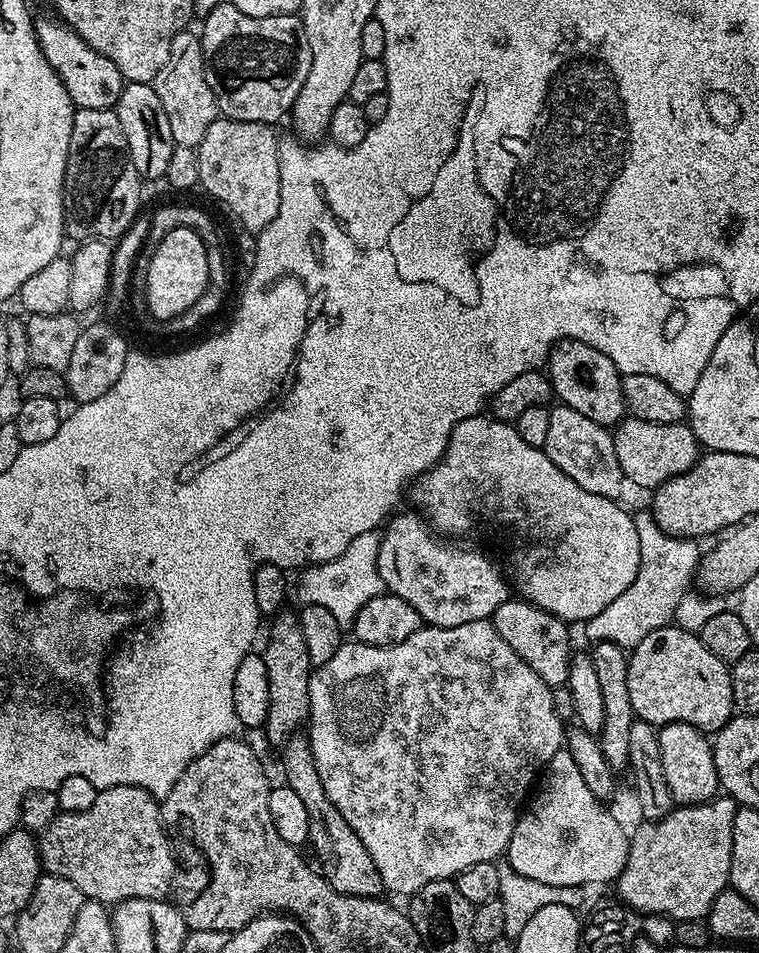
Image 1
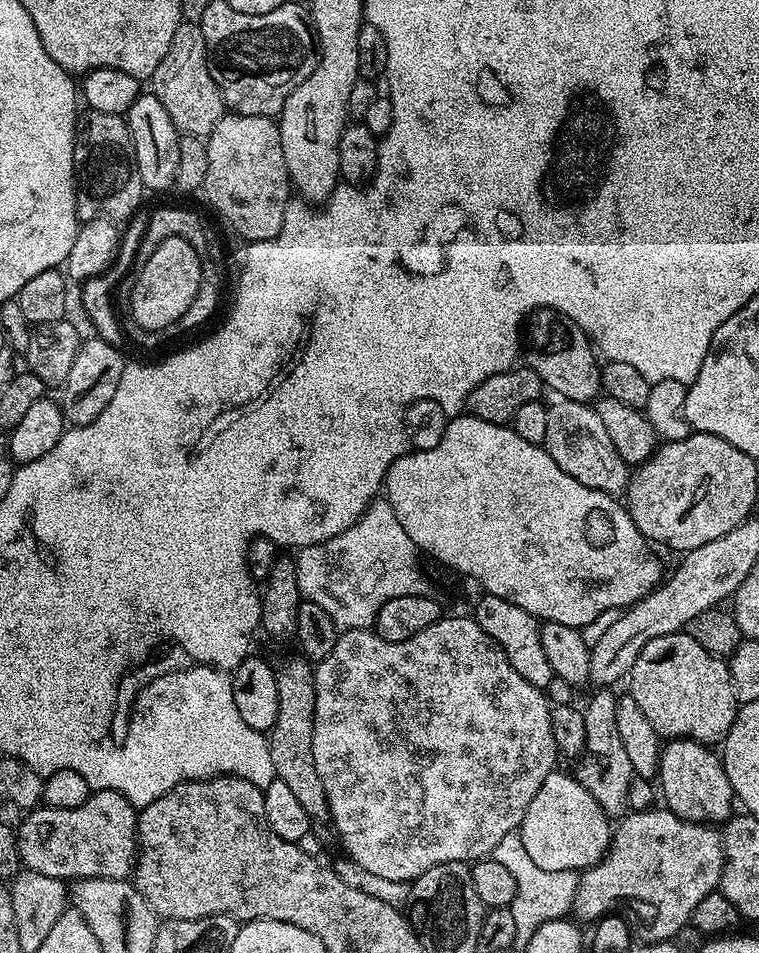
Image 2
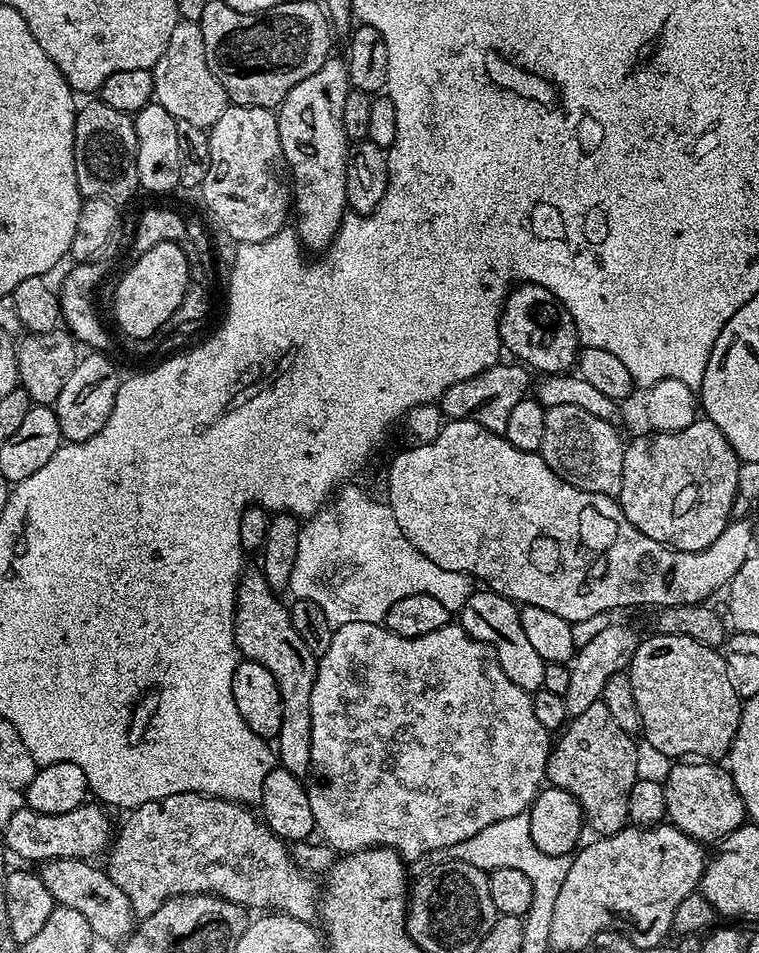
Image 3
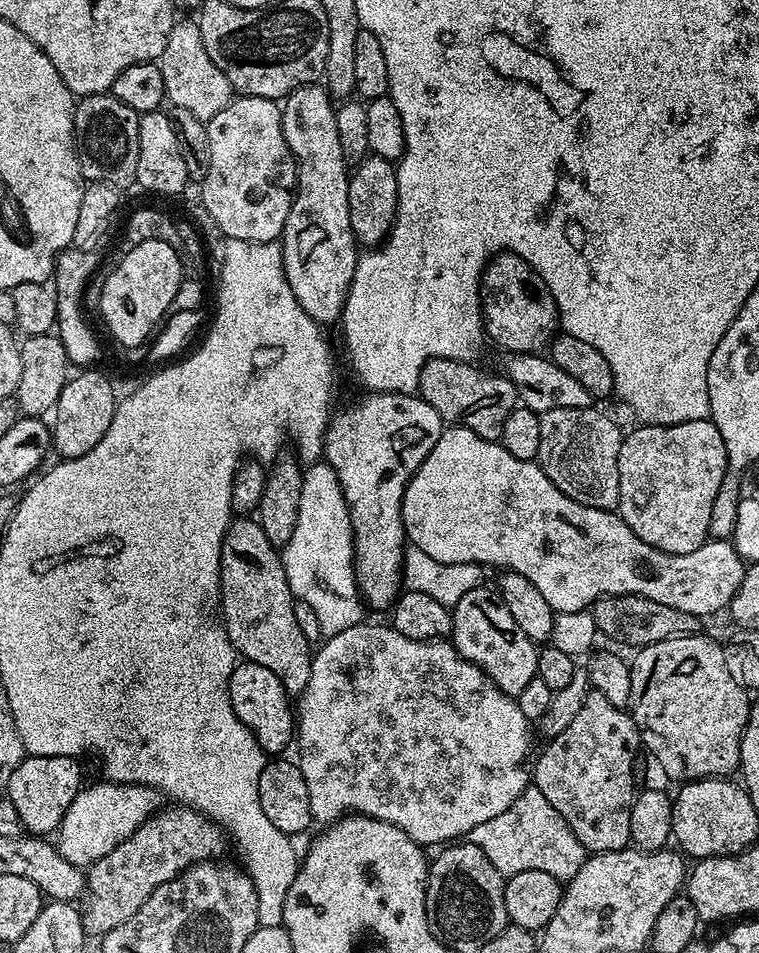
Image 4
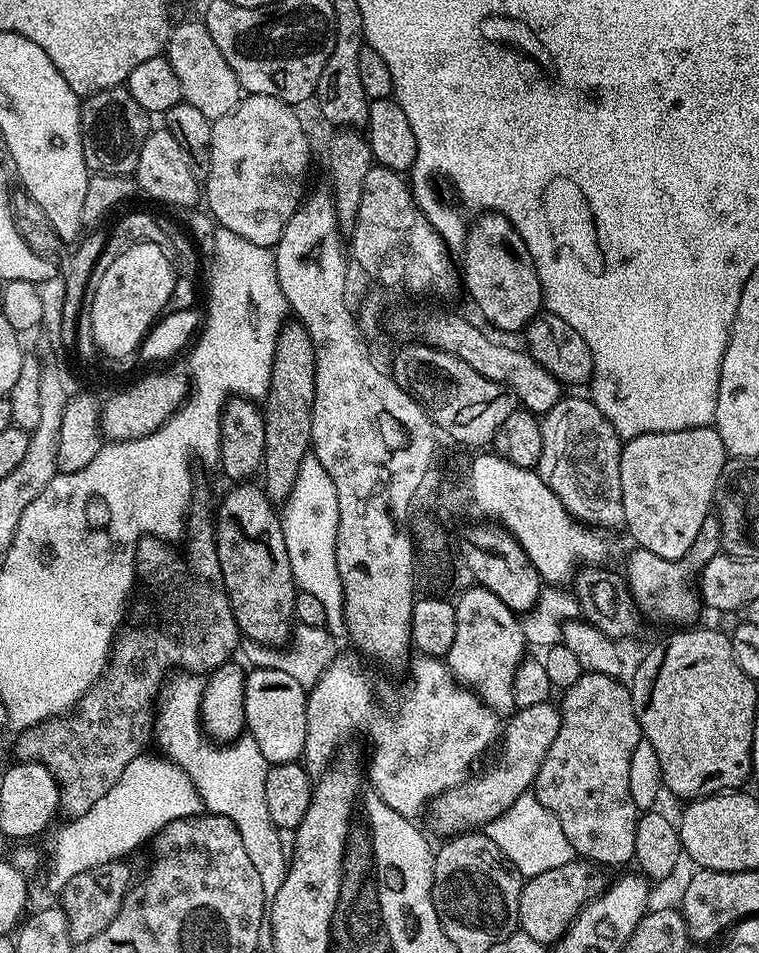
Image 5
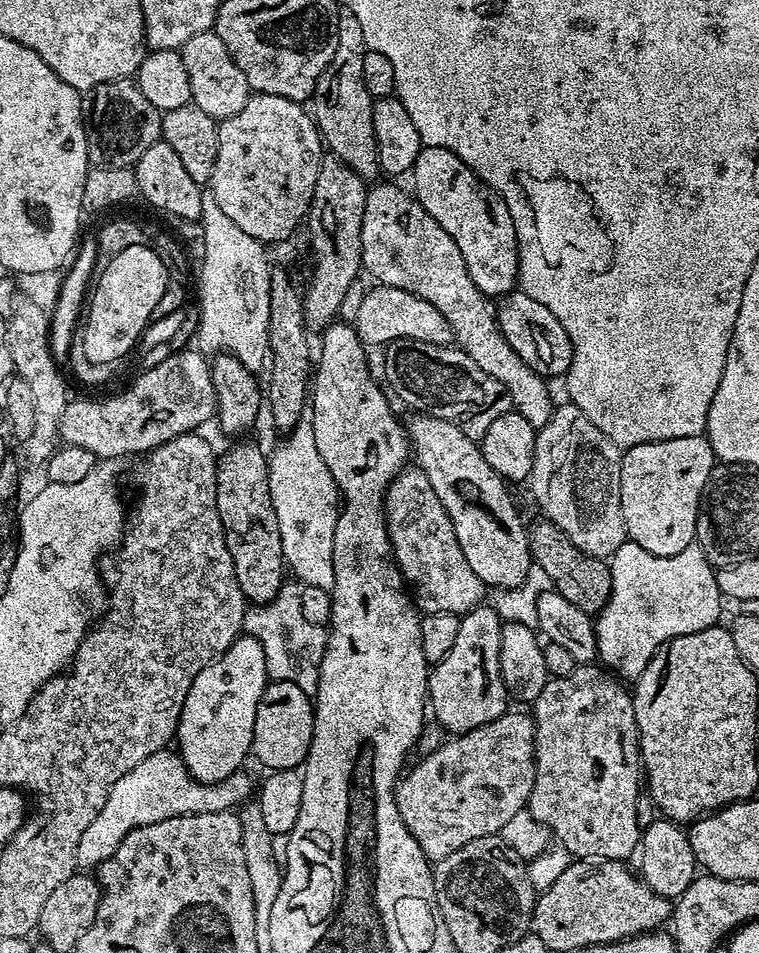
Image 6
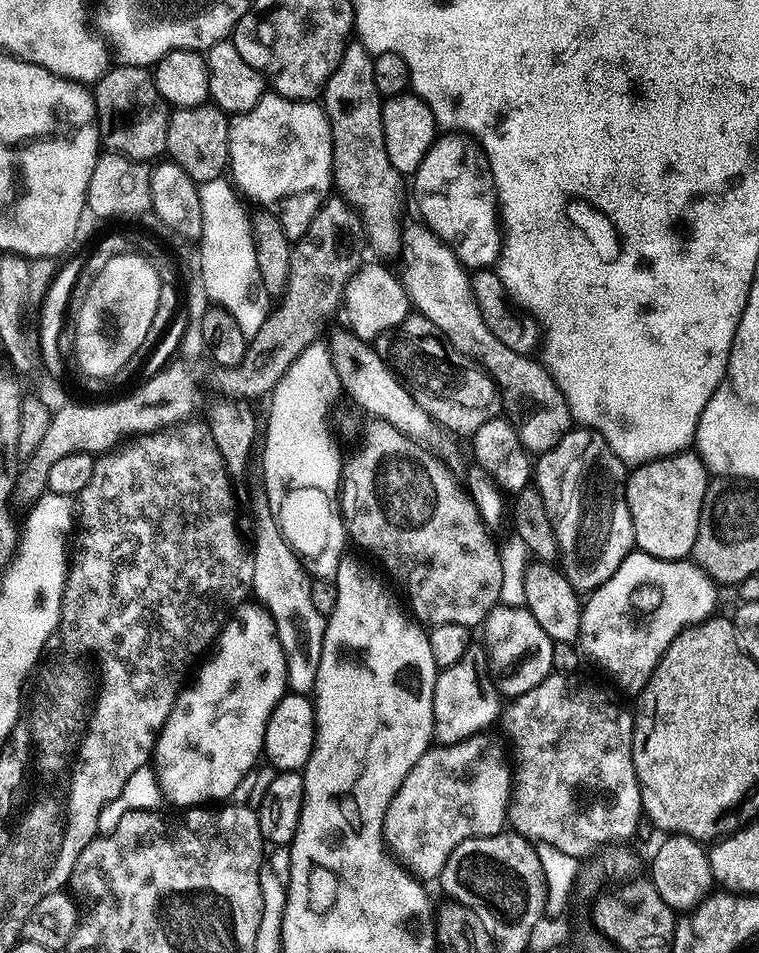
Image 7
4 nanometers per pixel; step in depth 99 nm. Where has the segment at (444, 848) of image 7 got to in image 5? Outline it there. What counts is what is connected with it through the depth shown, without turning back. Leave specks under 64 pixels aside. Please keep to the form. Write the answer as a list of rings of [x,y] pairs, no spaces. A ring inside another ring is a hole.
[[[551,699],[541,704],[517,708],[507,717],[498,740],[500,753],[489,768],[469,775],[456,788],[451,788],[435,801],[436,813],[432,816],[432,828],[440,838],[451,838],[462,832],[470,832],[490,823],[513,806],[514,800],[527,793],[536,783],[536,775],[546,758],[546,750],[554,744],[560,729],[560,710]]]

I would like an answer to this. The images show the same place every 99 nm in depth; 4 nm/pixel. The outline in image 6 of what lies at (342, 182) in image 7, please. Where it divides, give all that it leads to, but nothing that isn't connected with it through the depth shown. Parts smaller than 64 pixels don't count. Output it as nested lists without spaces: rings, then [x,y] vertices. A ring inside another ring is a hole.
[[[341,11],[338,22],[338,50],[318,78],[316,90],[310,97],[310,108],[314,113],[316,126],[326,145],[327,151],[359,176],[371,178],[381,175],[378,158],[378,142],[374,134],[374,97],[366,90],[362,64],[364,62],[364,39],[358,18],[350,11]]]

